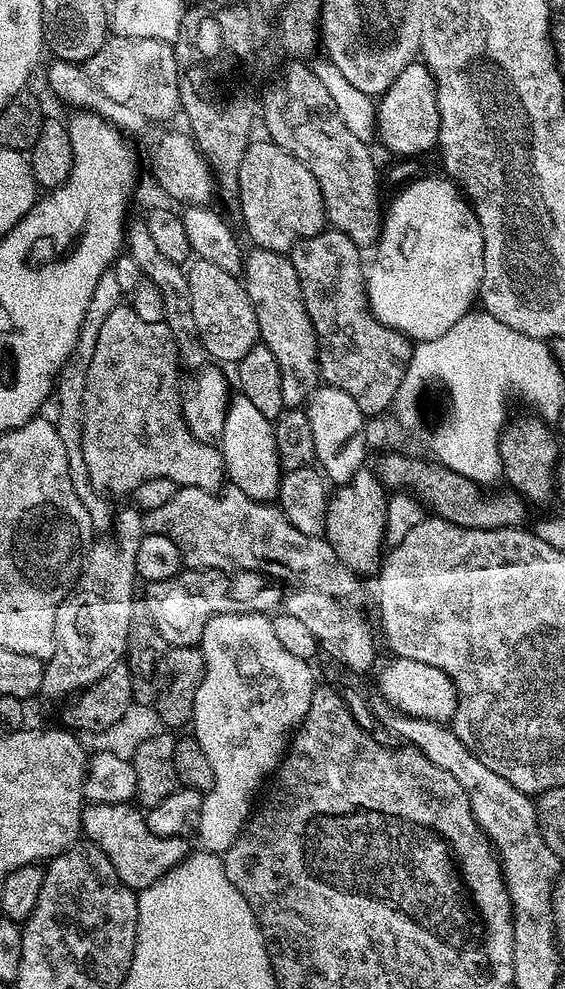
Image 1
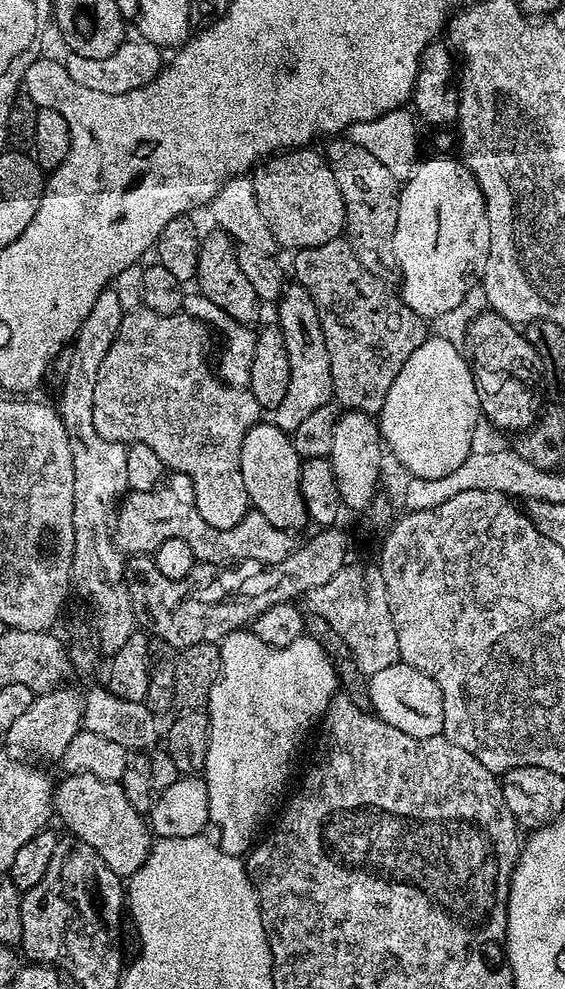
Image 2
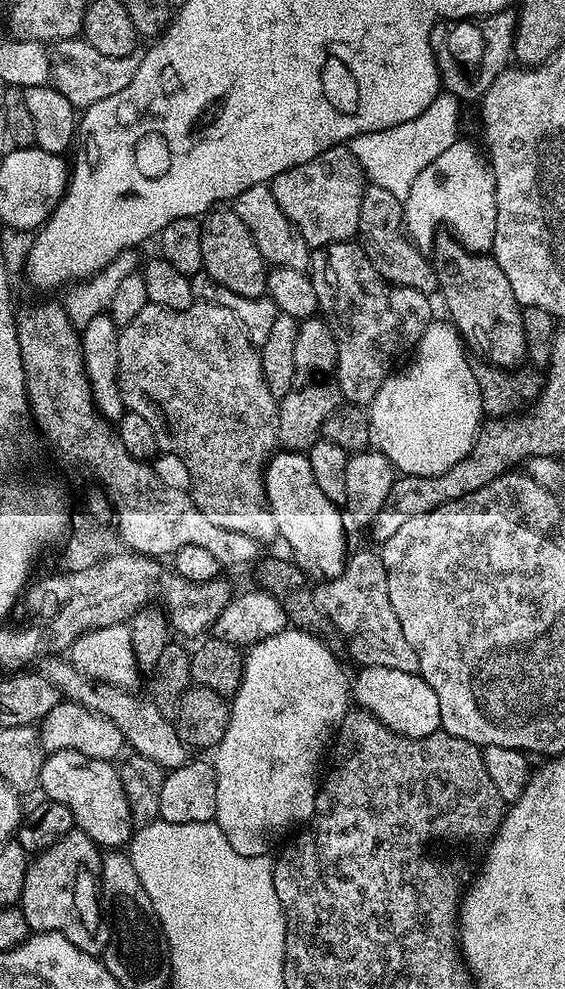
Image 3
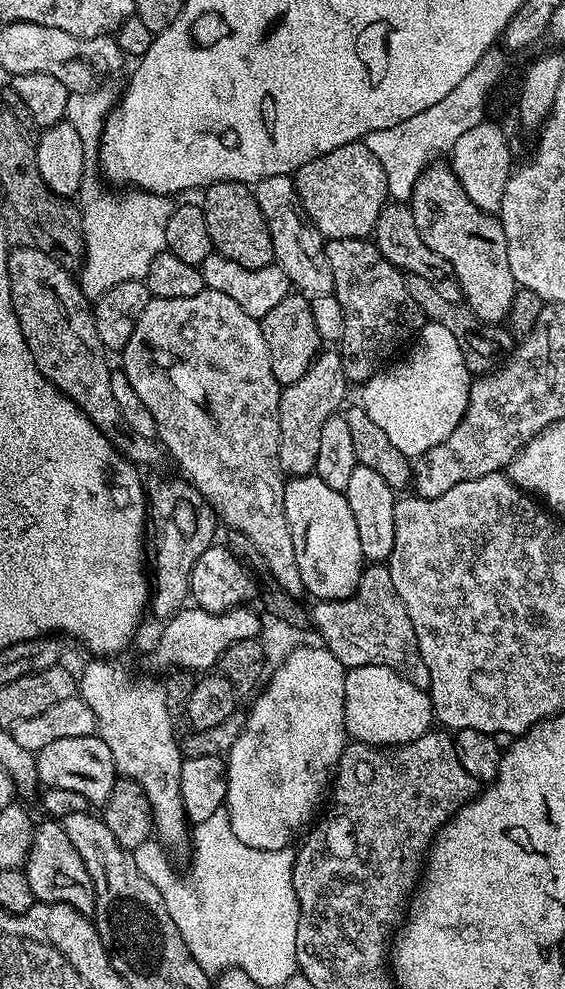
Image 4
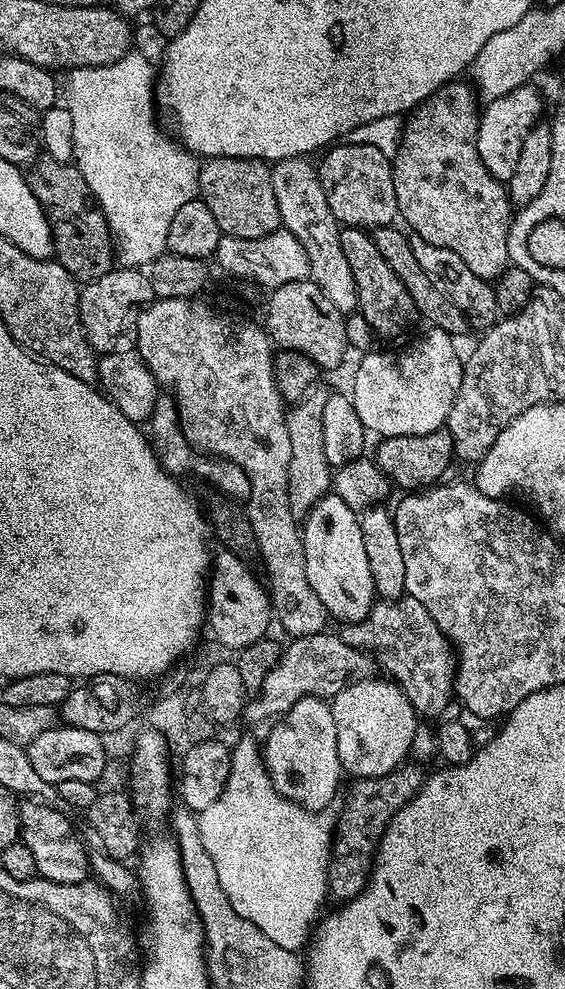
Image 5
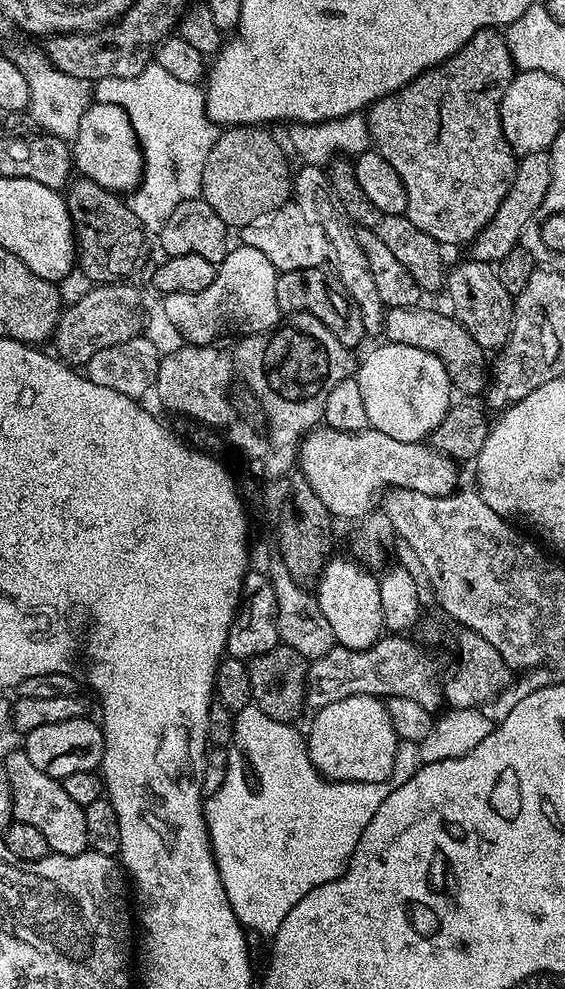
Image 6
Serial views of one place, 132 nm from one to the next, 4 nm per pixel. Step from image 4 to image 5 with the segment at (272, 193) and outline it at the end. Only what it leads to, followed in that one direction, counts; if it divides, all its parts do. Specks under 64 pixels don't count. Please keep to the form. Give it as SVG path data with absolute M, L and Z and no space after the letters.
M295 156L275 161L271 169L281 225L303 248L310 279L319 286L322 294L326 294L326 298L330 298L330 302L334 302L334 306L338 306L340 312L355 313L360 307L360 291L354 270L350 270L350 262L346 262L346 254L342 254L341 225L326 202L317 165L311 159Z

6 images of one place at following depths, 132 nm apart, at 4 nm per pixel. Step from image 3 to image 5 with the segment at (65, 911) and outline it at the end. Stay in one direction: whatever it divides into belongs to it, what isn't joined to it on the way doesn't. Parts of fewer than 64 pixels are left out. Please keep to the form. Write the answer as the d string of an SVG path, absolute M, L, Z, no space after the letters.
M28 798L20 806L20 840L34 854L36 876L41 880L80 884L89 879L90 858L84 854L84 848L72 829L72 824L59 812L59 807L51 808L36 798Z

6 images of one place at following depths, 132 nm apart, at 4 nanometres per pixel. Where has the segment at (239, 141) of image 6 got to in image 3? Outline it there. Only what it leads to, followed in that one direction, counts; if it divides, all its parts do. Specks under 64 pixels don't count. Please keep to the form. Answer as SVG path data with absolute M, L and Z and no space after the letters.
M231 206L209 208L200 220L202 230L202 262L203 271L214 278L226 290L234 290L234 294L242 294L242 298L258 298L268 290L266 279L266 261L258 250L250 230L246 230L246 222L238 218Z

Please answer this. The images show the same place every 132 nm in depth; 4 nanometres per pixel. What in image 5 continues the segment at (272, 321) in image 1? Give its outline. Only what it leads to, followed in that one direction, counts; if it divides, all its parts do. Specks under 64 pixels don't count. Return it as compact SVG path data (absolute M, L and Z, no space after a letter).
M309 387L304 397L287 409L284 421L290 430L290 470L288 471L288 497L290 510L297 518L308 515L309 508L323 496L329 495L334 484L334 469L326 458L326 446L322 443L322 406L326 406L329 389Z

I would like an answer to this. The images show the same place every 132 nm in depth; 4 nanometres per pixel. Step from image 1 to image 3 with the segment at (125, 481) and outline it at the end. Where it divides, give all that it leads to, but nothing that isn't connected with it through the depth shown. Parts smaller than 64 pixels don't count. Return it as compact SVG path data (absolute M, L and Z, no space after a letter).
M194 302L186 310L166 310L147 304L134 322L120 328L118 379L123 407L142 414L154 430L160 448L177 456L192 479L190 495L214 526L267 542L278 533L264 489L264 469L277 447L278 400L266 390L260 353L244 333L242 322L221 304Z

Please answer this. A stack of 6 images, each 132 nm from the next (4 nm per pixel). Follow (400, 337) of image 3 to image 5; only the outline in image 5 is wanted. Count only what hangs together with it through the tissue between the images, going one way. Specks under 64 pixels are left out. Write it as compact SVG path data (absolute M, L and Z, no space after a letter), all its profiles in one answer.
M341 227L340 241L342 254L346 254L346 262L350 262L350 270L354 270L356 285L360 291L359 315L364 316L377 337L396 336L403 328L411 326L418 320L418 313L414 306L414 298L402 286L398 274L390 270L386 258L378 254L378 246L371 235L363 228Z

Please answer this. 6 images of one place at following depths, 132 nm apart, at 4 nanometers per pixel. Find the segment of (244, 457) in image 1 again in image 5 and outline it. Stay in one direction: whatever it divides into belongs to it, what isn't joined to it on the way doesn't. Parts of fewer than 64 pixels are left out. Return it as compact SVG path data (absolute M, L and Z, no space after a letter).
M335 494L323 496L302 520L306 578L314 586L314 594L326 606L333 621L353 624L370 614L377 599L374 578L370 578L370 558L366 558L366 542L362 542L362 526L357 509L346 506Z

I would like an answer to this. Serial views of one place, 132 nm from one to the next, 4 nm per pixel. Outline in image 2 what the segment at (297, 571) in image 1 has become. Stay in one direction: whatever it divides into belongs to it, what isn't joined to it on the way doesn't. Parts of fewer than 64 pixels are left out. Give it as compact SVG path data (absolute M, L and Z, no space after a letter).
M161 486L155 492L133 492L119 501L116 519L114 521L114 539L116 547L125 554L154 554L166 538L182 538L182 542L190 545L190 550L194 550L197 561L205 564L227 565L229 562L255 562L260 566L277 564L282 562L282 558L289 556L294 547L292 541L293 533L287 528L274 526L274 522L267 520L261 512L250 510L238 522L238 526L233 528L212 528L202 518L202 514L196 509L191 499L179 496L176 492L171 492L167 486Z

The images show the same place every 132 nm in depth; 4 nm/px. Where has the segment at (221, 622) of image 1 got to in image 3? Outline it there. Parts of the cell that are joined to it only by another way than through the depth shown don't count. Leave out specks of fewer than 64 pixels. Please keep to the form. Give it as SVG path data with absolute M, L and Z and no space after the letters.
M291 626L282 629L278 634L266 638L262 642L251 645L243 653L243 658L244 671L240 674L240 685L230 700L228 710L230 722L226 726L226 734L222 738L222 742L217 744L214 749L214 755L216 755L216 760L214 759L216 769L216 819L214 823L222 830L226 842L230 842L230 846L238 854L243 856L268 856L270 852L268 844L274 843L279 836L286 835L295 824L300 824L299 826L307 825L316 813L318 781L322 776L320 759L323 756L325 759L326 753L334 740L333 733L340 727L342 718L350 710L350 676L344 673L344 668L340 665L341 661L336 655L330 650L326 650L326 646L322 646L322 642L318 642L318 638L300 632L297 628Z

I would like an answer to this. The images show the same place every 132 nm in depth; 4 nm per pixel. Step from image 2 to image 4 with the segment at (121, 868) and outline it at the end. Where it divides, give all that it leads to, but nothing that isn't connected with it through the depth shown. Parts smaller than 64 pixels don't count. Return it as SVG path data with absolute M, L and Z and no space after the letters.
M99 734L61 738L58 742L50 742L50 746L36 753L36 769L41 785L58 790L75 790L92 806L102 806L106 798L110 798L110 790L118 778L114 758L110 758L110 746L102 742Z

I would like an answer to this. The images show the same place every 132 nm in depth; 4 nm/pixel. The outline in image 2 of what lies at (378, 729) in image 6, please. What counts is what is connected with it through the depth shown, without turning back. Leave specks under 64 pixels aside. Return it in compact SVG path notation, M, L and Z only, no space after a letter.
M406 663L386 666L386 670L378 670L368 681L371 711L382 717L390 726L398 726L411 736L430 738L439 736L444 730L444 711L442 710L442 690L422 670Z

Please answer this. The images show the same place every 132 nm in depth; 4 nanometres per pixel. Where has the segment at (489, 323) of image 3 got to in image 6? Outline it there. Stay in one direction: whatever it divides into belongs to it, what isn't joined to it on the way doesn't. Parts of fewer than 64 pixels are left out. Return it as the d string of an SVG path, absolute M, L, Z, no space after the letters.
M482 28L474 34L474 38L470 38L468 44L461 46L449 60L444 60L438 66L426 70L421 76L414 78L407 86L399 88L394 94L383 96L381 100L375 100L367 109L366 119L375 151L380 152L382 158L386 158L386 162L390 162L390 166L394 166L394 170L398 170L398 178L402 178L402 186L406 186L408 220L414 222L414 226L418 226L418 230L426 230L426 234L430 234L430 238L434 238L441 246L448 246L448 244L471 245L475 241L476 235L488 225L490 218L494 218L498 206L502 206L506 194L512 189L518 160L502 134L500 99L502 94L506 94L506 86L510 86L512 77L516 75L517 71L516 65L512 62L512 55L508 53L504 32L496 28Z

